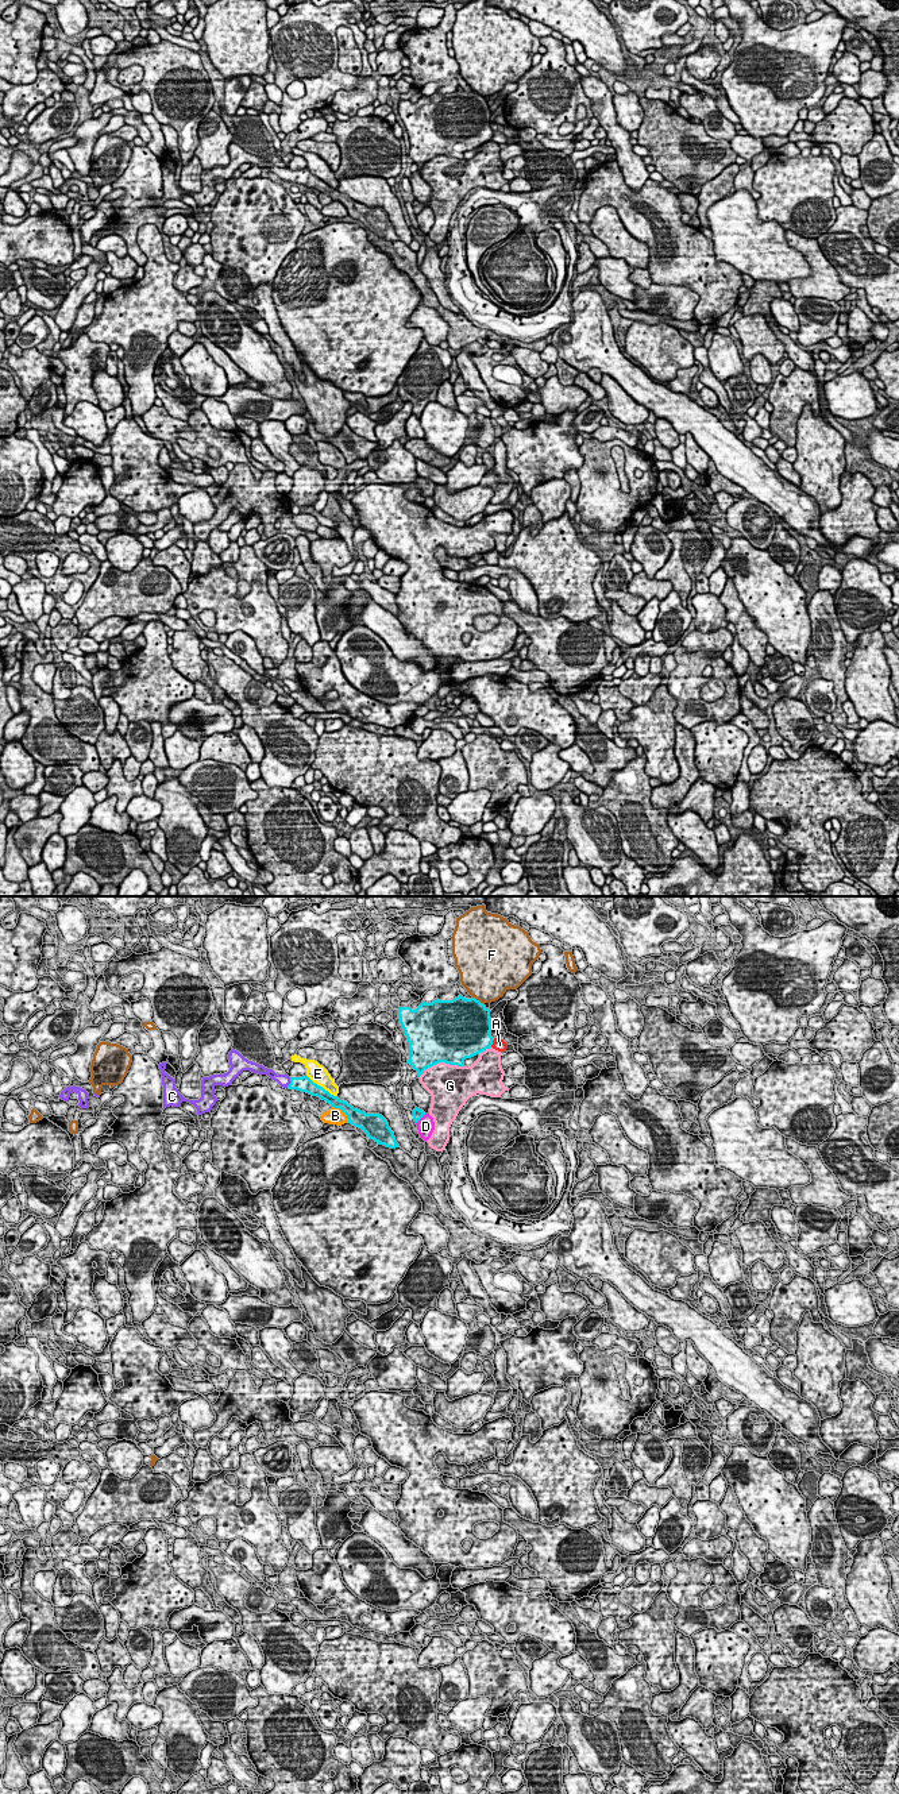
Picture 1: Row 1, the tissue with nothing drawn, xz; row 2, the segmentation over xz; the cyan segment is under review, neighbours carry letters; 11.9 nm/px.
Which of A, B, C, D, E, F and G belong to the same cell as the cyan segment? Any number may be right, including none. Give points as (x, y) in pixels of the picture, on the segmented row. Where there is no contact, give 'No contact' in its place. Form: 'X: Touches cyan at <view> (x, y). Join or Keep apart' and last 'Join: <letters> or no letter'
A: Touches cyan at xz (492, 1042). Keep apart
B: Touches cyan at xz (343, 1111). Keep apart
C: Touches cyan at xz (290, 1083). Join
D: Touches cyan at xz (420, 1118). Keep apart
E: Touches cyan at xz (321, 1087). Keep apart
F: Touches cyan at xz (478, 1000). Keep apart
G: Touches cyan at xz (440, 1061). Keep apart
Join: C

